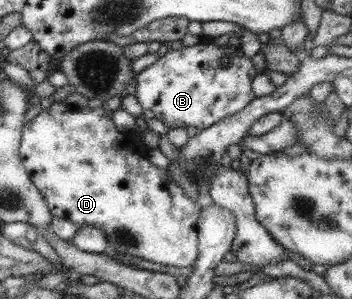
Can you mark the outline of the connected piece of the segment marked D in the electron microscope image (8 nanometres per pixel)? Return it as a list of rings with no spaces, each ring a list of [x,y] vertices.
[[[52,103],[49,108],[41,111],[34,118],[23,123],[18,153],[21,164],[24,166],[29,180],[35,185],[35,188],[38,188],[39,194],[43,196],[43,200],[45,200],[45,204],[47,204],[47,208],[49,208],[49,212],[51,212],[53,217],[68,220],[79,229],[91,226],[91,228],[103,230],[103,236],[107,238],[109,250],[113,250],[121,255],[129,254],[131,256],[137,256],[137,258],[143,258],[143,260],[157,262],[157,264],[164,264],[165,266],[193,266],[195,257],[197,257],[197,235],[195,226],[202,206],[189,199],[189,197],[183,193],[183,189],[167,175],[165,169],[155,167],[147,158],[141,158],[141,174],[139,174],[139,168],[137,168],[139,162],[137,162],[135,144],[131,146],[131,144],[127,142],[125,134],[121,134],[120,131],[115,129],[111,121],[111,116],[113,116],[113,112],[107,110],[107,108],[103,110],[98,109],[96,111],[88,108],[75,109],[63,103]]]

